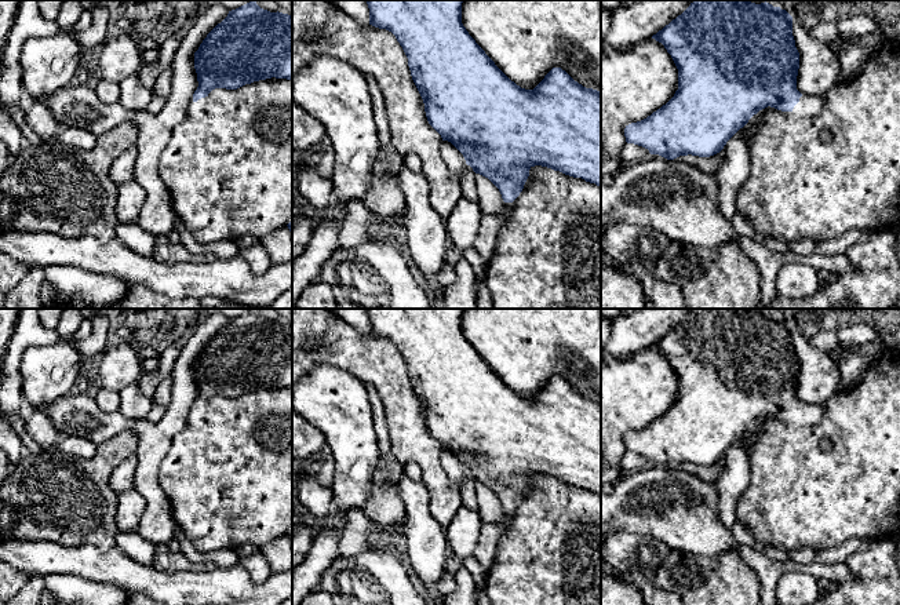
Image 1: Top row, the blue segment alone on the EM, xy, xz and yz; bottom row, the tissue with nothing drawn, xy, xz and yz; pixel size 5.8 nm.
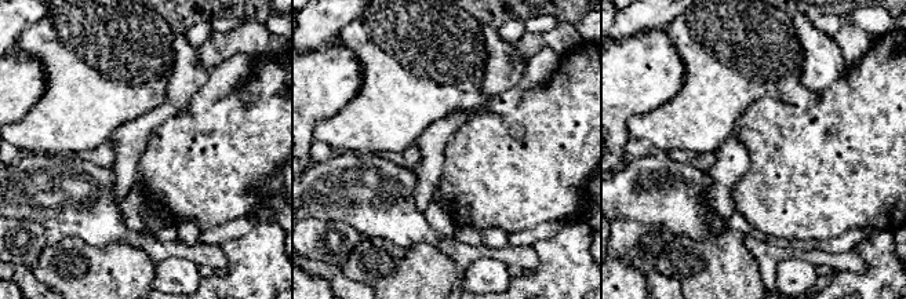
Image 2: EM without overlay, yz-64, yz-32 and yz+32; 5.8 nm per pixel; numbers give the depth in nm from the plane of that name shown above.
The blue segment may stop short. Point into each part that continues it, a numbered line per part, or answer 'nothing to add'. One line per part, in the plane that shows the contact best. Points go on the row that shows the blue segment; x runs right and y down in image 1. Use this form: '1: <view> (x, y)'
1: xy (195, 108)

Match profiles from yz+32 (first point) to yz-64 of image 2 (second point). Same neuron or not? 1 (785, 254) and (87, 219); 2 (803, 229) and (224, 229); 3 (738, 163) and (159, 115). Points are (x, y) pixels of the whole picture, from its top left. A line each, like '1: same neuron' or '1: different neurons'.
1: same neuron
2: different neurons
3: same neuron

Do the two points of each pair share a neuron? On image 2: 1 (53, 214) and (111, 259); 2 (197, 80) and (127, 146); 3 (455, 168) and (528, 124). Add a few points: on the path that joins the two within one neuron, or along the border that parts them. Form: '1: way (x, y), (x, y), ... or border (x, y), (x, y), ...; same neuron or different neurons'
1: border (64, 234), (80, 237), (98, 247), (124, 244); different neurons
2: way (179, 95), (145, 128); same neuron
3: way (473, 168), (481, 168), (510, 139); same neuron

